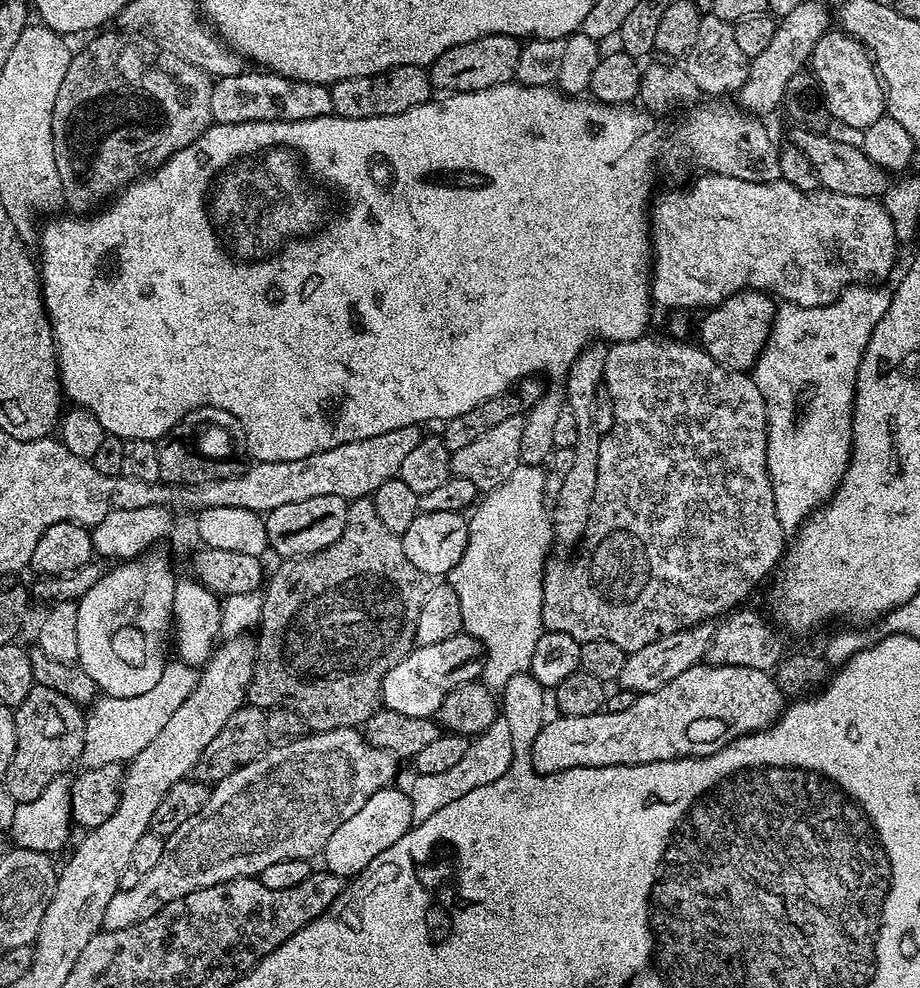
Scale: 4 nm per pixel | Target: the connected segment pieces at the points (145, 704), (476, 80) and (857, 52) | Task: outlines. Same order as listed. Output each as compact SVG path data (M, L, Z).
M179 662L165 663L162 678L154 685L154 690L146 690L146 694L138 694L134 698L118 698L104 696L97 699L87 709L84 722L84 768L96 768L99 764L120 764L133 760L142 750L146 750L146 742L154 738L166 726L167 720L174 715L174 710L190 698L196 688L197 669L189 664Z
M490 34L486 38L474 38L474 42L462 42L462 46L450 46L446 54L438 54L436 61L427 65L428 77L432 80L433 89L444 94L490 90L490 86L510 84L516 80L521 47L521 41L517 37L506 34Z
M829 30L818 39L810 59L810 71L820 84L832 120L865 129L885 115L886 93L875 63L867 47L847 32Z

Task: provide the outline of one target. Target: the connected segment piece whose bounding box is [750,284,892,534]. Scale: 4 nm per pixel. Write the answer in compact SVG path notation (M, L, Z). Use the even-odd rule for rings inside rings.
M853 284L826 306L798 306L784 302L777 307L768 345L762 350L750 375L768 411L768 473L774 490L774 510L785 533L795 533L836 493L846 474L852 457L852 411L858 368L870 342L870 334L874 334L874 326L878 326L891 301L892 294L887 287ZM804 391L808 391L809 400L796 420L796 400L803 398Z

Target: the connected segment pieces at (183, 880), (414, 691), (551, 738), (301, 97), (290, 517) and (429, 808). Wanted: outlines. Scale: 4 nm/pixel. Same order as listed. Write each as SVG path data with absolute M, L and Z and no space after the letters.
M360 728L309 731L303 736L269 747L254 762L219 780L209 791L206 806L202 806L194 818L186 818L178 830L166 837L162 858L158 858L154 870L139 877L133 888L125 887L116 892L114 898L110 898L104 915L103 931L138 926L138 922L150 918L150 914L158 914L164 904L174 902L174 898L182 898L194 890L218 886L240 876L259 877L260 872L273 862L286 862L286 858L311 861L312 856L319 857L326 842L330 842L330 834L334 834L334 830L338 830L346 818L362 810L370 794L378 794L378 790L389 787L395 781L392 779L396 776L396 764L397 757L374 747Z
M461 634L454 638L446 638L446 642L434 642L434 646L422 644L413 647L412 651L406 654L406 658L402 658L402 662L398 662L398 666L394 666L390 674L386 674L380 687L380 698L384 708L394 710L398 714L407 714L410 718L427 720L435 717L437 710L442 706L442 698L446 698L450 690L479 681L483 671L484 646L472 636Z
M701 662L690 666L690 670L678 674L678 678L666 682L666 686L662 686L662 690L654 690L653 692L641 692L637 695L634 706L629 706L627 710L621 712L595 712L589 716L562 716L557 715L556 720L549 719L541 728L541 732L533 742L532 752L532 768L538 774L545 776L546 774L554 774L562 770L570 770L571 768L601 768L602 766L618 766L619 764L649 764L650 762L662 762L663 760L685 760L688 756L709 756L718 750L722 750L728 744L732 744L740 736L749 736L752 732L762 732L766 728L772 727L777 720L780 719L786 707L786 697L780 692L776 685L772 672L763 672L762 670L754 670L750 666L722 666L721 664L709 664Z
M245 70L237 76L221 76L210 94L212 118L218 124L242 122L298 122L333 115L332 90L318 82L302 82L267 70Z
M321 494L318 498L305 498L302 502L290 502L287 506L278 506L278 510L264 516L269 549L273 553L276 551L277 557L285 560L294 560L297 556L313 556L316 552L326 550L326 546L342 538L342 530L346 530L348 506L349 501L338 498L338 494Z
M498 718L487 732L479 733L469 743L462 762L458 762L446 774L419 774L415 777L410 795L412 798L413 825L426 822L426 818L442 810L442 806L450 806L450 802L458 802L462 794L470 794L470 790L478 790L478 786L490 786L490 782L498 782L511 762L511 738L509 727L504 719Z

